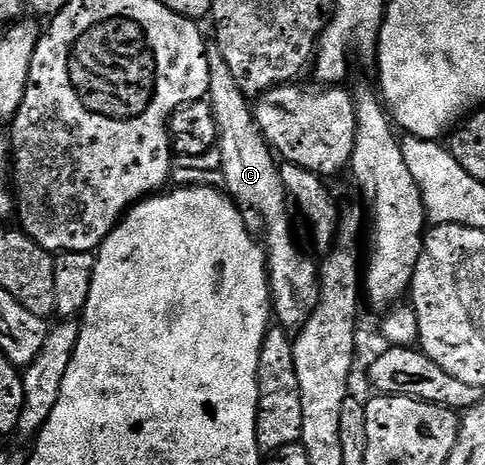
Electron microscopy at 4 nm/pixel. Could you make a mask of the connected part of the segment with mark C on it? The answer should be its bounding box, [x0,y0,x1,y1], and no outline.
[206,45,319,329]

